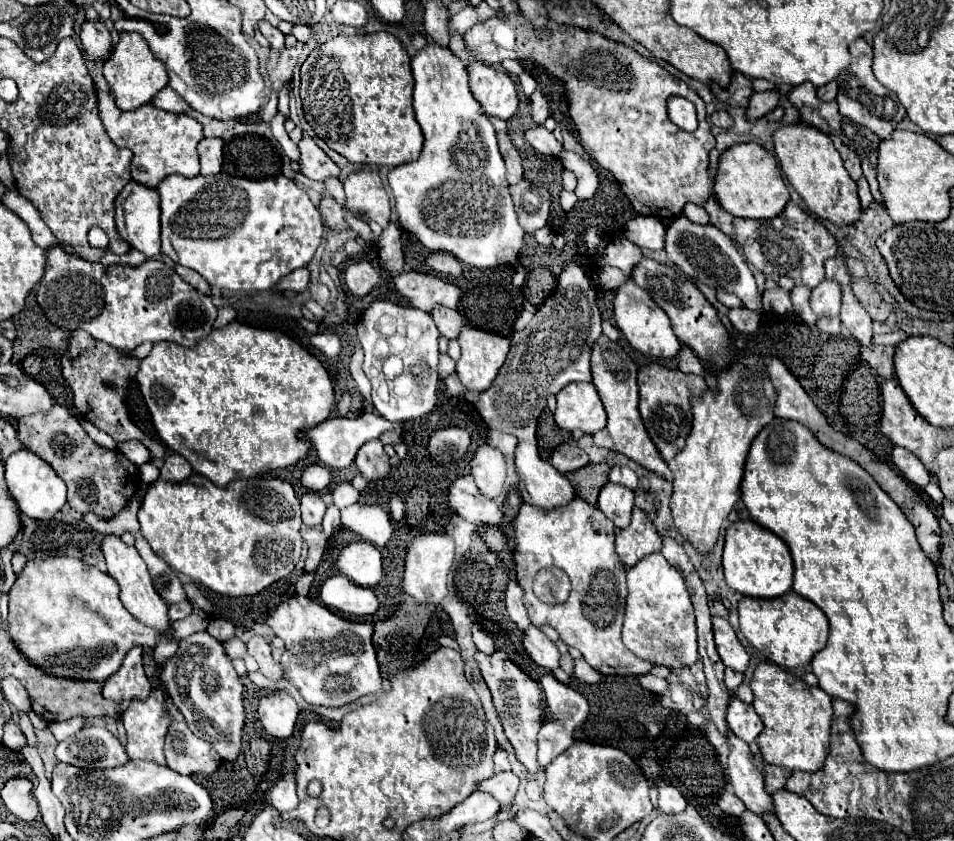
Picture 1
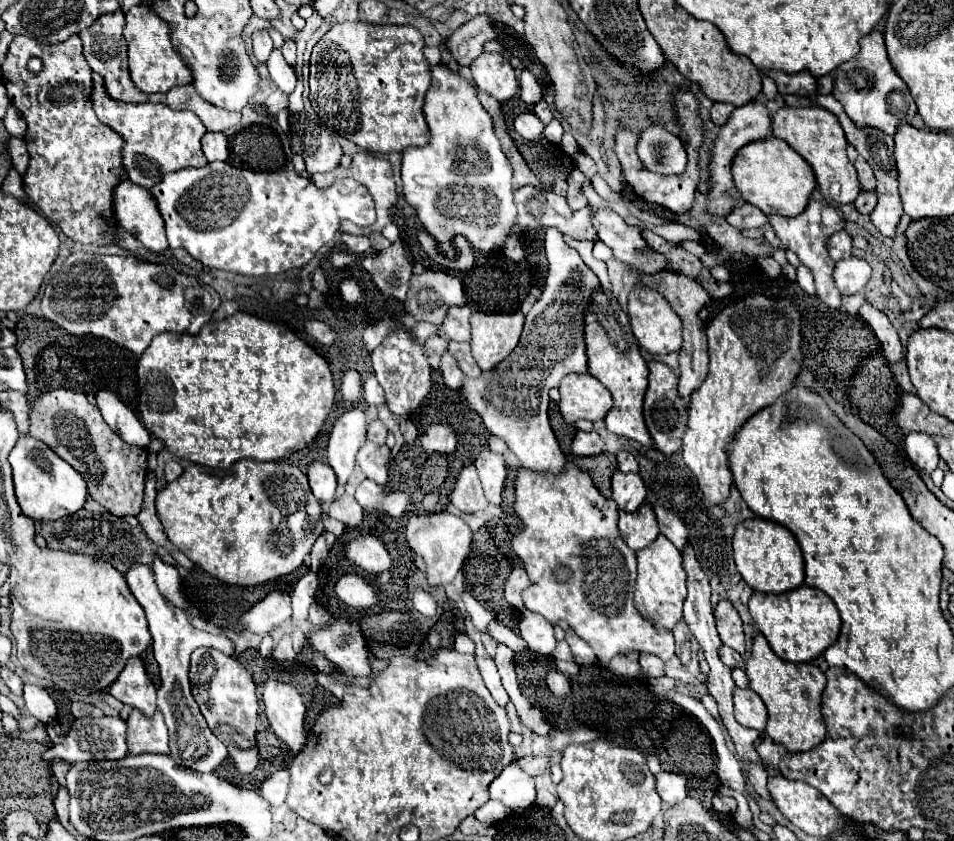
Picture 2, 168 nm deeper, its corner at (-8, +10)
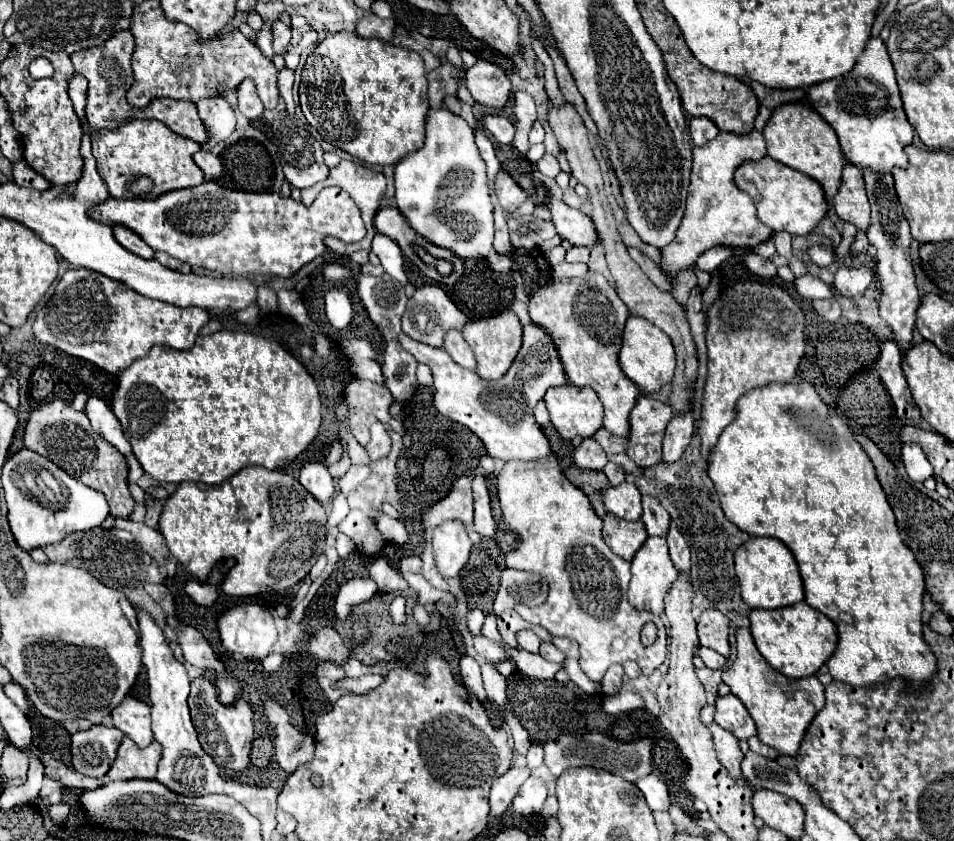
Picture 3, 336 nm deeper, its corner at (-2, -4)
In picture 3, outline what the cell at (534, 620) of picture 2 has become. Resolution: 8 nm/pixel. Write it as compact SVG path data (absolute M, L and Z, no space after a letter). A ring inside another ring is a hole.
M530 629L519 631L516 635L519 647L527 652L537 653L541 640Z

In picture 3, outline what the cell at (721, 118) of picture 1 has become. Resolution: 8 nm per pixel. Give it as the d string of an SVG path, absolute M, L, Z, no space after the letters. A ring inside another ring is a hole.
M691 118L691 138L697 146L707 144L709 140L713 140L717 136L719 128L715 126L713 120L709 118Z

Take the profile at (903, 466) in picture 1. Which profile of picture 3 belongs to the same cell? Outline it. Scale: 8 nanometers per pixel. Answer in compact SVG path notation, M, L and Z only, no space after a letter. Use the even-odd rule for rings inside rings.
M903 444L901 462L905 464L907 474L913 482L925 482L933 476L933 466L919 444Z

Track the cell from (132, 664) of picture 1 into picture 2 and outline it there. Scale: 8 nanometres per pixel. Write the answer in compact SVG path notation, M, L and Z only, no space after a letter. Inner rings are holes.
M131 658L125 670L119 674L117 682L109 688L109 694L117 698L121 704L141 710L147 718L151 718L157 710L155 698L157 690L149 680L143 662L139 658Z

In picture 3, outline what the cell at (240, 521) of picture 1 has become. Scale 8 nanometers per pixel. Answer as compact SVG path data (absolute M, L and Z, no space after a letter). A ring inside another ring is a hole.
M247 466L217 486L181 482L165 500L157 530L177 562L199 582L207 582L215 562L233 558L235 566L225 574L221 590L227 596L253 596L269 588L289 588L309 574L323 550L325 522L323 506L299 480L277 470Z

